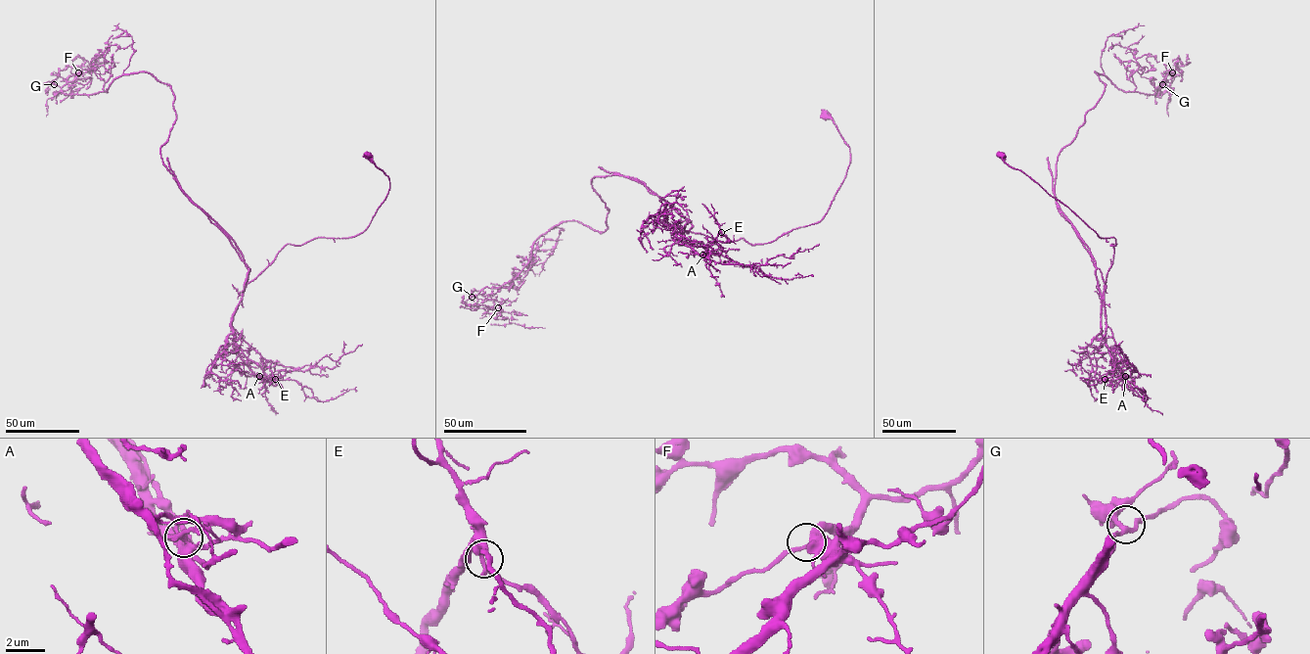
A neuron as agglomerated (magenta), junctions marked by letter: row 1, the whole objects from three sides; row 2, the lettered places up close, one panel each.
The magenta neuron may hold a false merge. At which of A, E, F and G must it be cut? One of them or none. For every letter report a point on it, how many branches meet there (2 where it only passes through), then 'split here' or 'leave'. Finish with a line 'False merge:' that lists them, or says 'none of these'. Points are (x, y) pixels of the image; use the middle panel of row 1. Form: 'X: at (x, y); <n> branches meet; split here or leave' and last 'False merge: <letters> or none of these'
A: at (702, 255); 3 branches meet; split here
E: at (721, 232); 3 branches meet; leave
F: at (498, 307); 3 branches meet; leave
G: at (472, 297); 3 branches meet; leave
False merge: A

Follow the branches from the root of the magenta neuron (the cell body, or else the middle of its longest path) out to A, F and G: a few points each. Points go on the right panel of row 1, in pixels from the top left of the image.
A: (1002, 155), (1101, 238), (1115, 239), (1104, 293), (1105, 342), (1125, 376)
F: (1002, 155), (1115, 239), (1105, 282), (1058, 208), (1058, 157), (1102, 97), (1095, 71), (1148, 94), (1172, 72)
G: (1002, 155), (1115, 239), (1105, 282), (1058, 208), (1058, 157), (1102, 97), (1095, 71), (1125, 92), (1162, 84)

